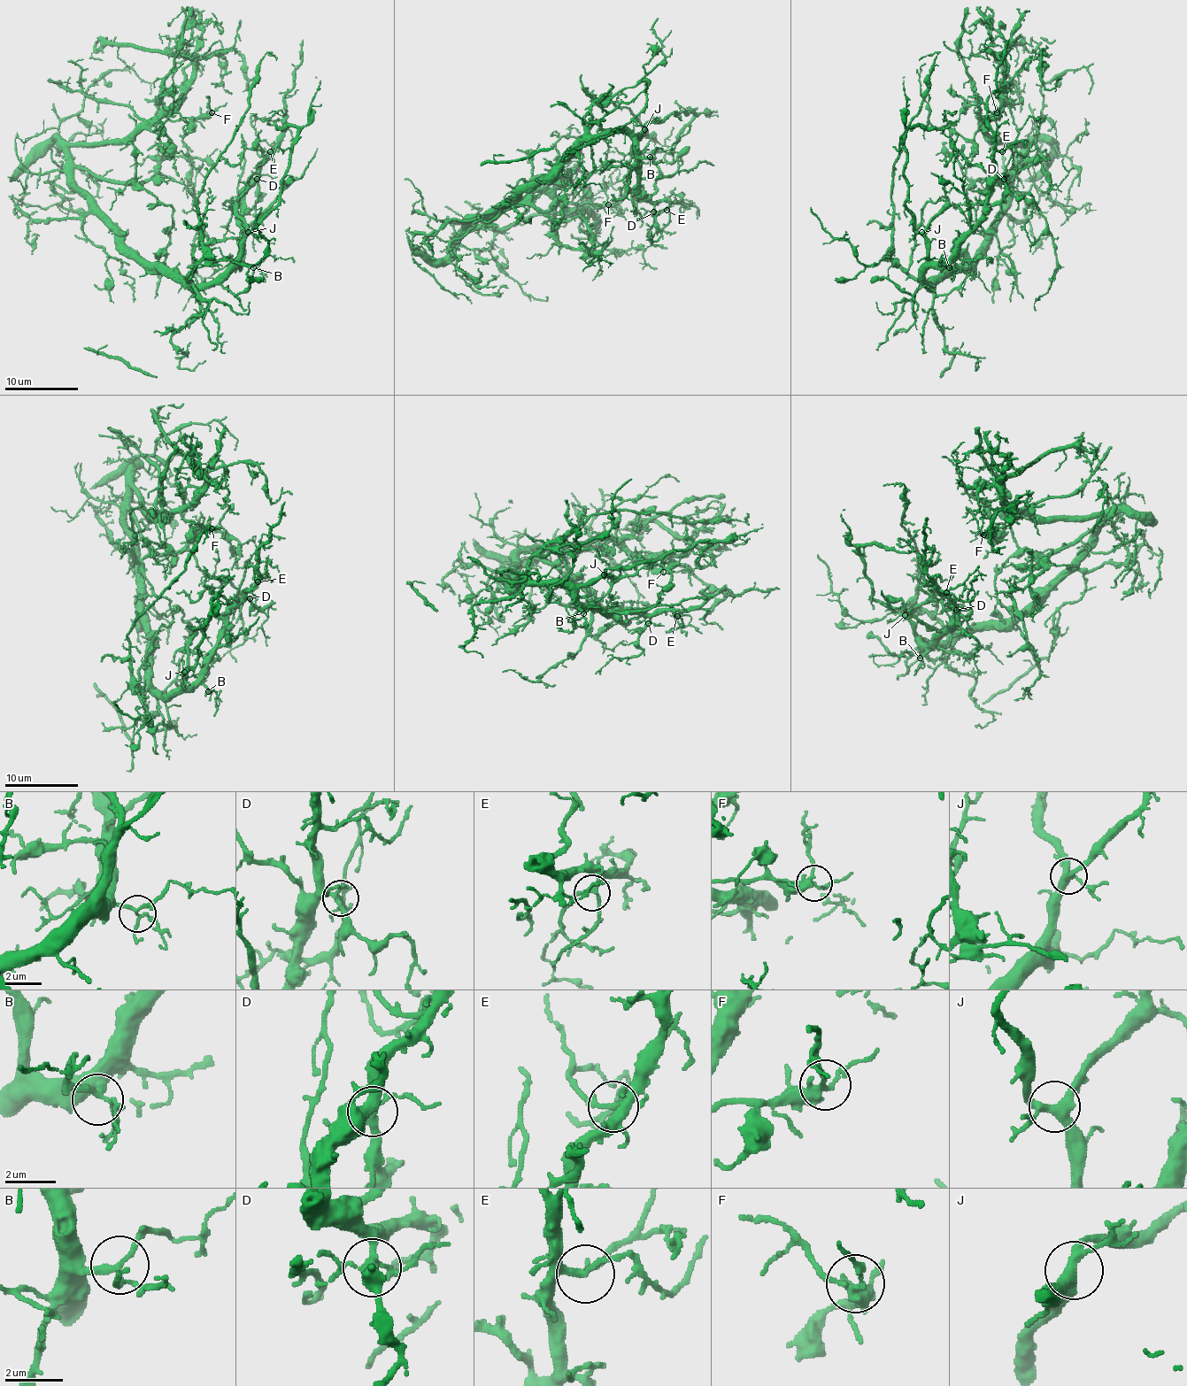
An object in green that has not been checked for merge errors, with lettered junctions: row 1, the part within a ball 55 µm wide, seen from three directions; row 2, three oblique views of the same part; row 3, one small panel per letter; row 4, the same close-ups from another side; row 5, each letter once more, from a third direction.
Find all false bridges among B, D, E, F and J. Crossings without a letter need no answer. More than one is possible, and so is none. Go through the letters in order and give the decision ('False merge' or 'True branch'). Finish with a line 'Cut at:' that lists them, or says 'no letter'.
B: True branch
D: True branch
E: True branch
F: True branch
J: True branch
Cut at: no letter

